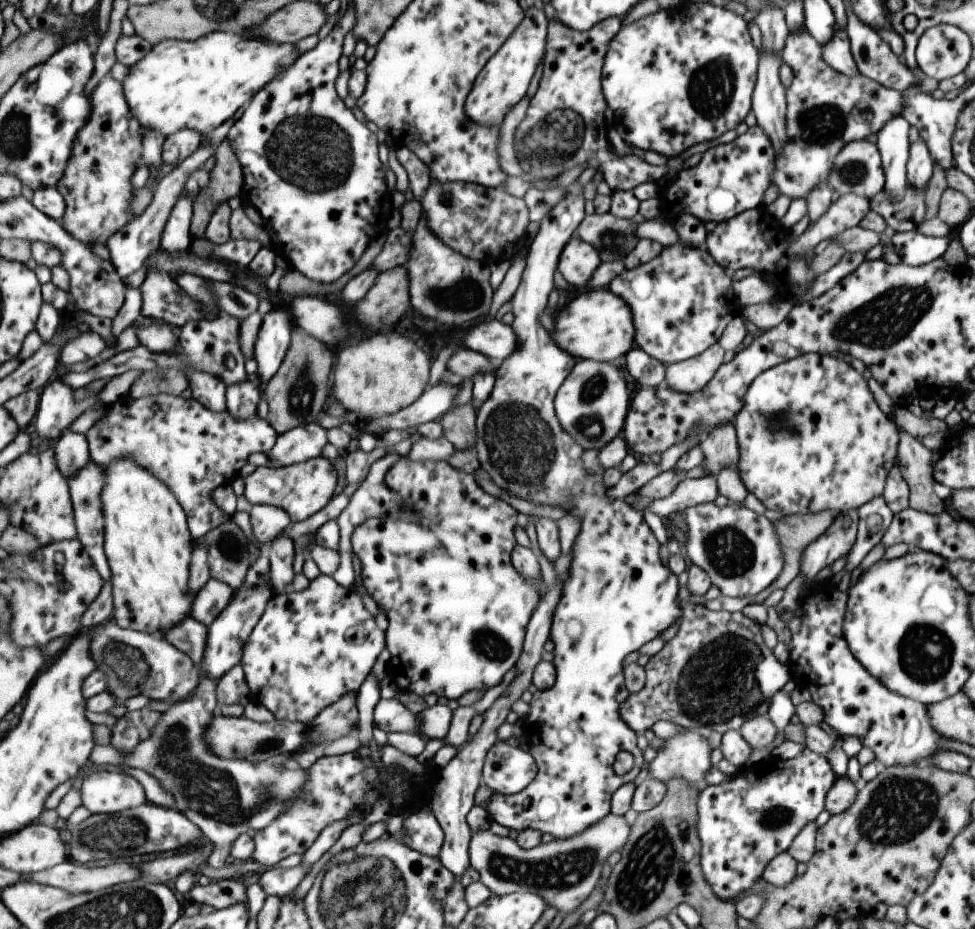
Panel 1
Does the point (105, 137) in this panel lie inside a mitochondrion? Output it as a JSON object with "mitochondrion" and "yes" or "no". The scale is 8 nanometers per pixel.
{"mitochondrion":"no"}

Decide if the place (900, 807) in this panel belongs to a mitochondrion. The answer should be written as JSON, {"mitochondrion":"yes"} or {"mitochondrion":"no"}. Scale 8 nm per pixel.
{"mitochondrion":"yes"}

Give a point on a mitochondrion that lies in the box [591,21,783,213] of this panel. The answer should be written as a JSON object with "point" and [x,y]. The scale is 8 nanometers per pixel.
{"point":[712,84]}

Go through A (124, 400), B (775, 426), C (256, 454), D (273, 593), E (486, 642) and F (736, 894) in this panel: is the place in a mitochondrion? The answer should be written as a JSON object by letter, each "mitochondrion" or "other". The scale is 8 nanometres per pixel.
{"A":"other","B":"mitochondrion","C":"other","D":"other","E":"mitochondrion","F":"other"}

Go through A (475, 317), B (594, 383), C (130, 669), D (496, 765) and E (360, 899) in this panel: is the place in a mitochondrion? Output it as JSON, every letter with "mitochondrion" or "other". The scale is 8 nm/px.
{"A":"other","B":"mitochondrion","C":"mitochondrion","D":"other","E":"mitochondrion"}

